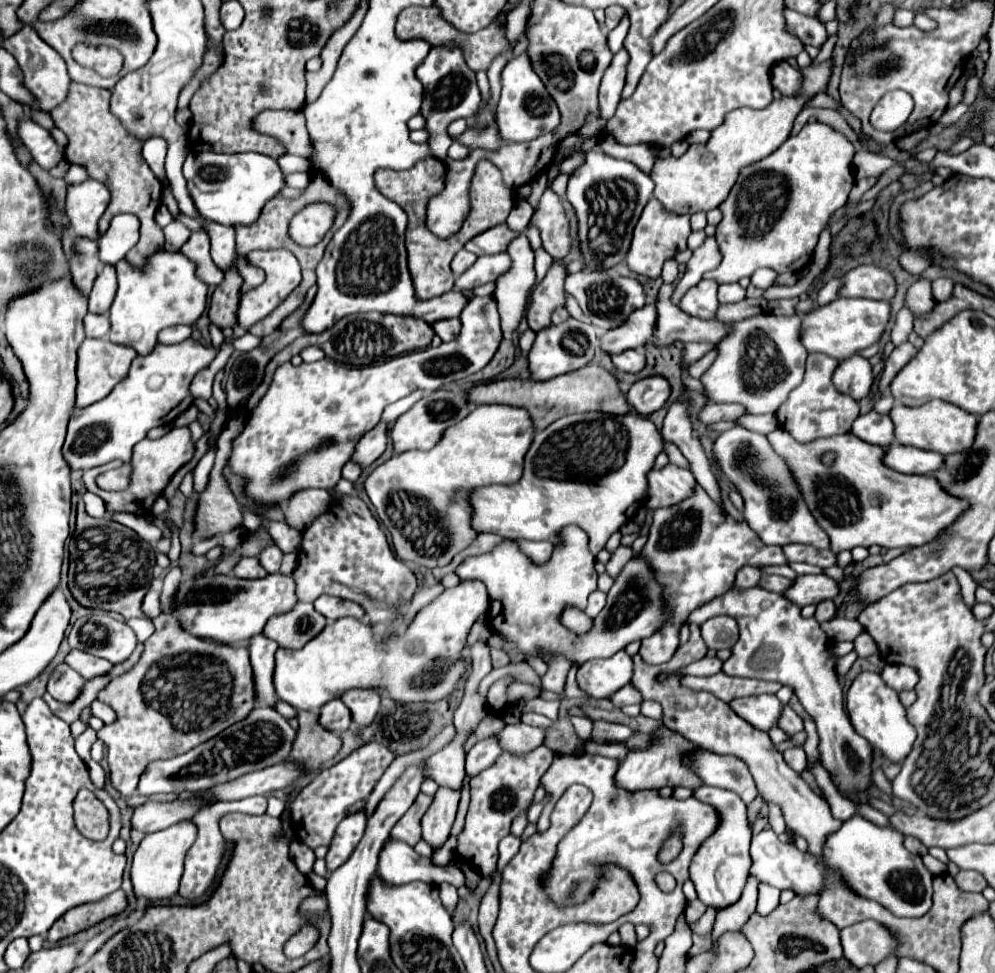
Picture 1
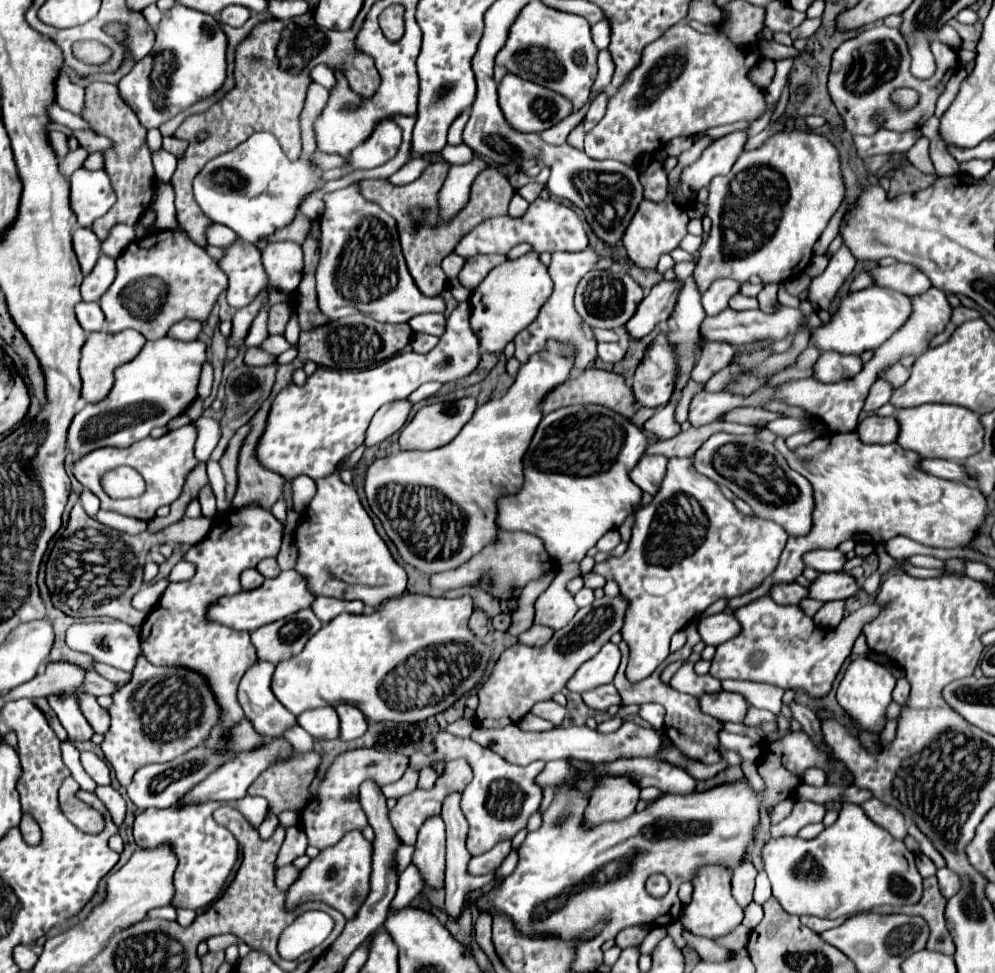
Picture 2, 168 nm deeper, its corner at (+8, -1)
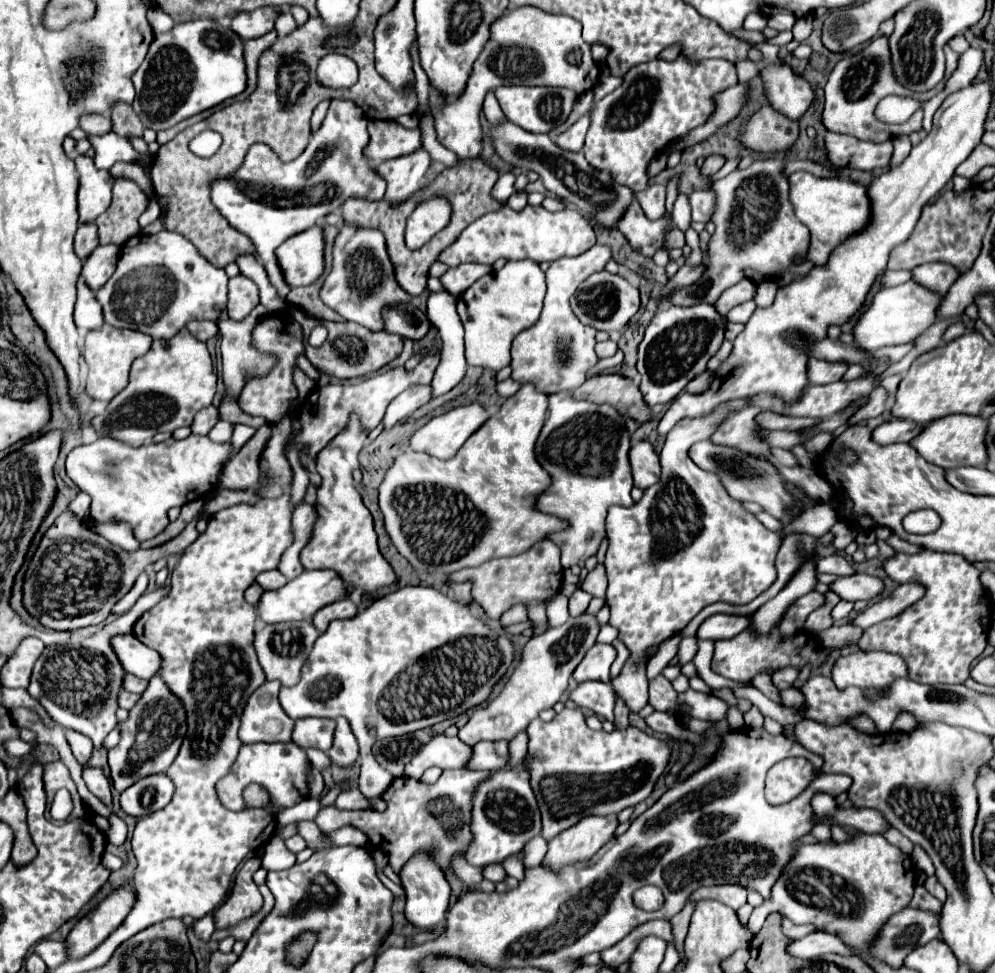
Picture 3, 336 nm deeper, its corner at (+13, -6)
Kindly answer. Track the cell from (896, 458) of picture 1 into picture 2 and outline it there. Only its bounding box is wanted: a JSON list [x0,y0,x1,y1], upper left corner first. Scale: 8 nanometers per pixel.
[919,459,967,481]

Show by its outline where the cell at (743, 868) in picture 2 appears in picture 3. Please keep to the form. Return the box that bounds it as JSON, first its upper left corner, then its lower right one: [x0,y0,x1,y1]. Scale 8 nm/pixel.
[692,886,746,910]

